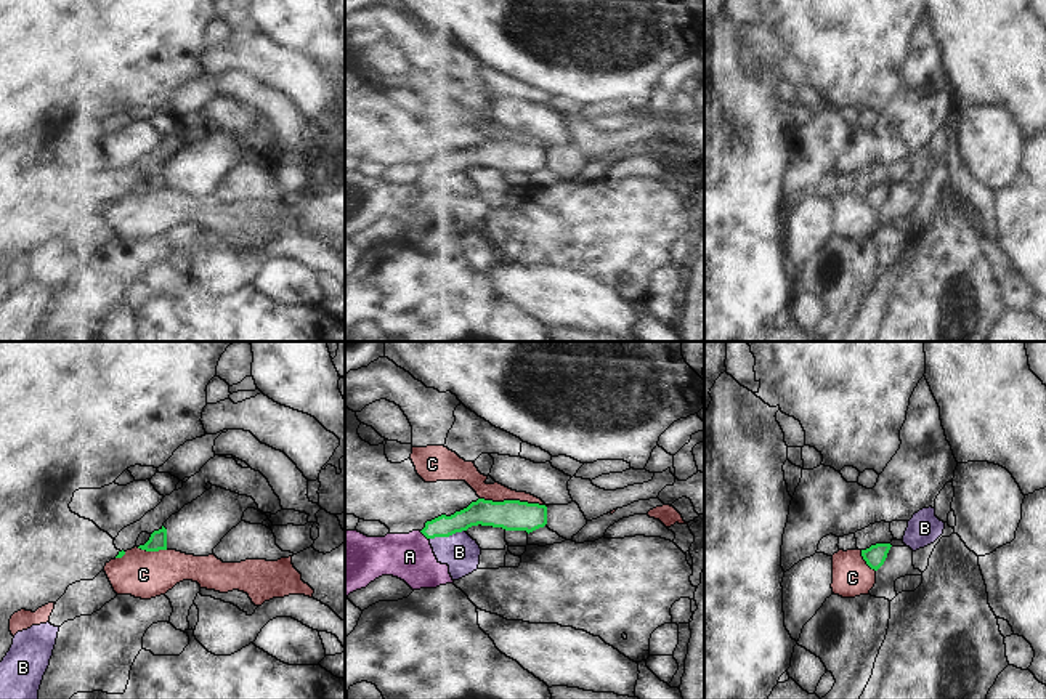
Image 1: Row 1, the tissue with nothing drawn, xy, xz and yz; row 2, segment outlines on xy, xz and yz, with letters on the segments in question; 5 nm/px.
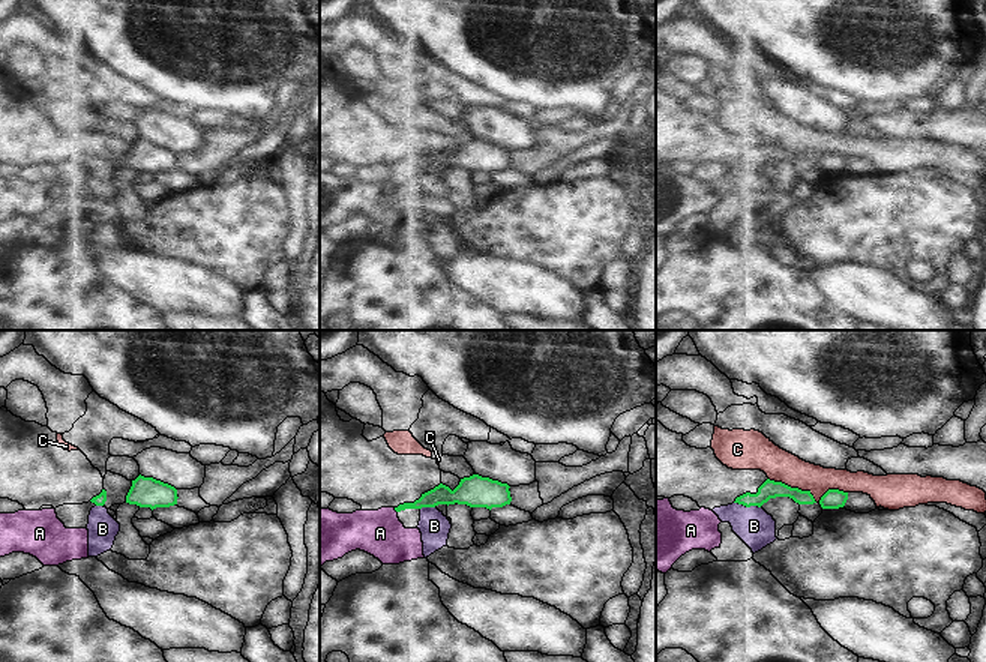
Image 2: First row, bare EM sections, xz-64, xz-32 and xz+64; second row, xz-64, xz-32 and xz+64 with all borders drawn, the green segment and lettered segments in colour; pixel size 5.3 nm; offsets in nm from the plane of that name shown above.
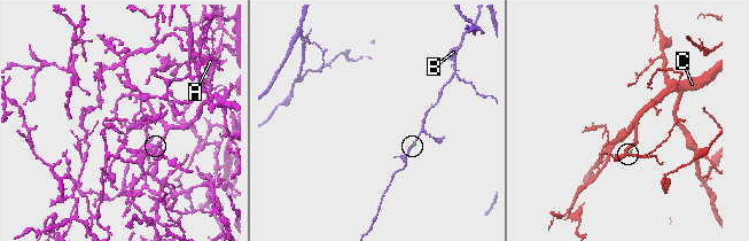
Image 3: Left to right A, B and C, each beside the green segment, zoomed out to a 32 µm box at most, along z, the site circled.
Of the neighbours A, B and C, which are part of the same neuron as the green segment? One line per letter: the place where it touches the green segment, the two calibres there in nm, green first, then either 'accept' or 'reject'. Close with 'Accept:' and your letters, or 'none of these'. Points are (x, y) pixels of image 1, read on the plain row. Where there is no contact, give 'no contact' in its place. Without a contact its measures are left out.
A: xz (424, 175) | 110/240 nm | reject
B: xz (446, 177) | 130/180 nm | reject
C: xz (514, 141) | 160/90 nm | reject
Accept: none of these

